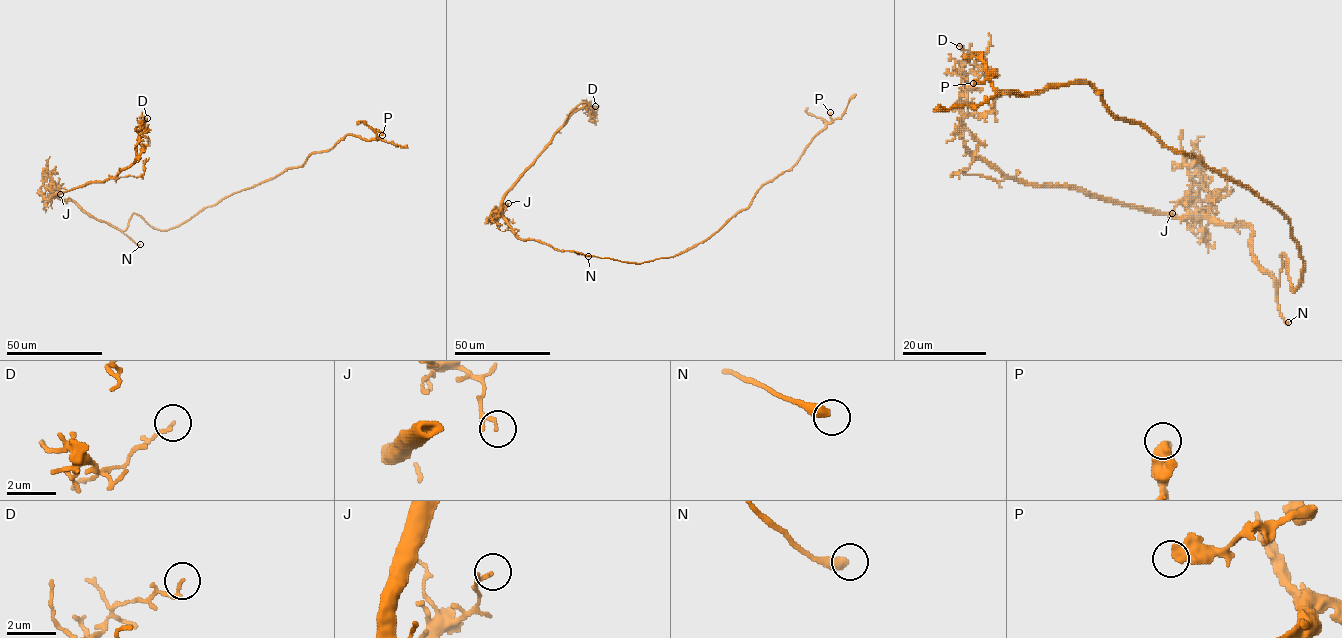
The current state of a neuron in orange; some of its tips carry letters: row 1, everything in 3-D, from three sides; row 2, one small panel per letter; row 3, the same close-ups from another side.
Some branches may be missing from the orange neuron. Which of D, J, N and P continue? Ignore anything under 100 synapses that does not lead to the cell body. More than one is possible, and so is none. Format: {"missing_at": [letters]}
{"missing_at": ["N"]}

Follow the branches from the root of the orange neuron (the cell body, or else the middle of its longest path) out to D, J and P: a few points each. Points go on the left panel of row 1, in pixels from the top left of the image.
D: (157, 230), (133, 214), (119, 230), (53, 196), (130, 166), (147, 118)
J: (157, 230), (133, 214), (128, 227), (119, 230), (89, 216), (72, 200), (54, 196), (53, 190), (60, 194)
P: (157, 230), (178, 227), (226, 197), (300, 167), (347, 135), (376, 139), (375, 129), (382, 135)

